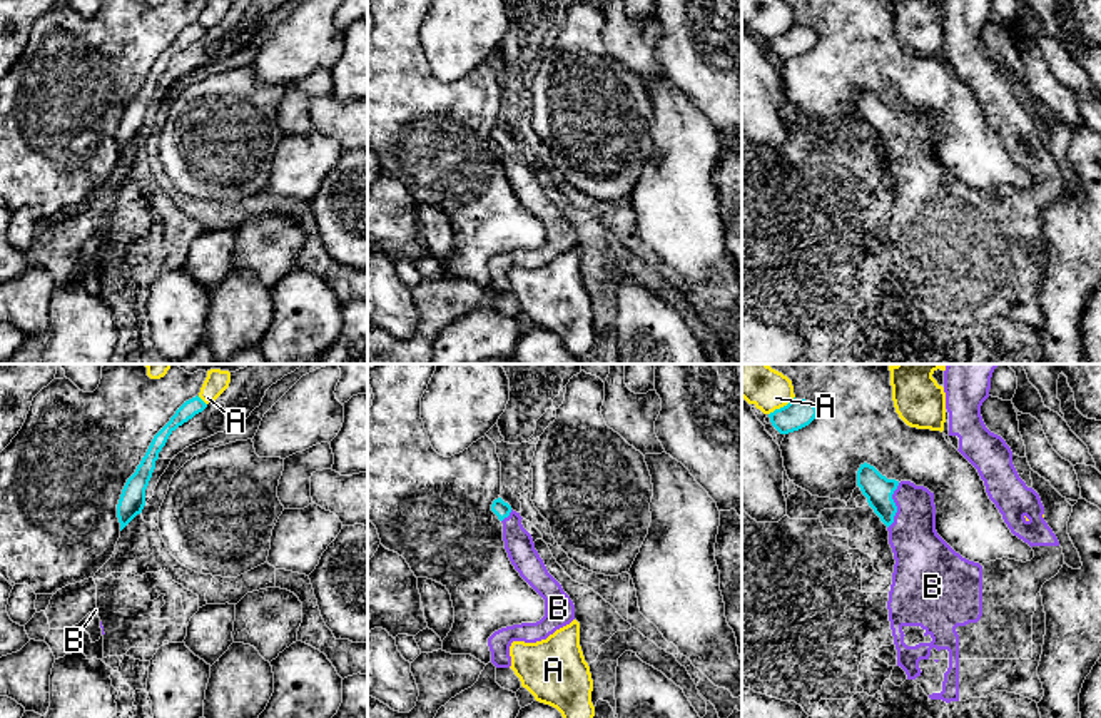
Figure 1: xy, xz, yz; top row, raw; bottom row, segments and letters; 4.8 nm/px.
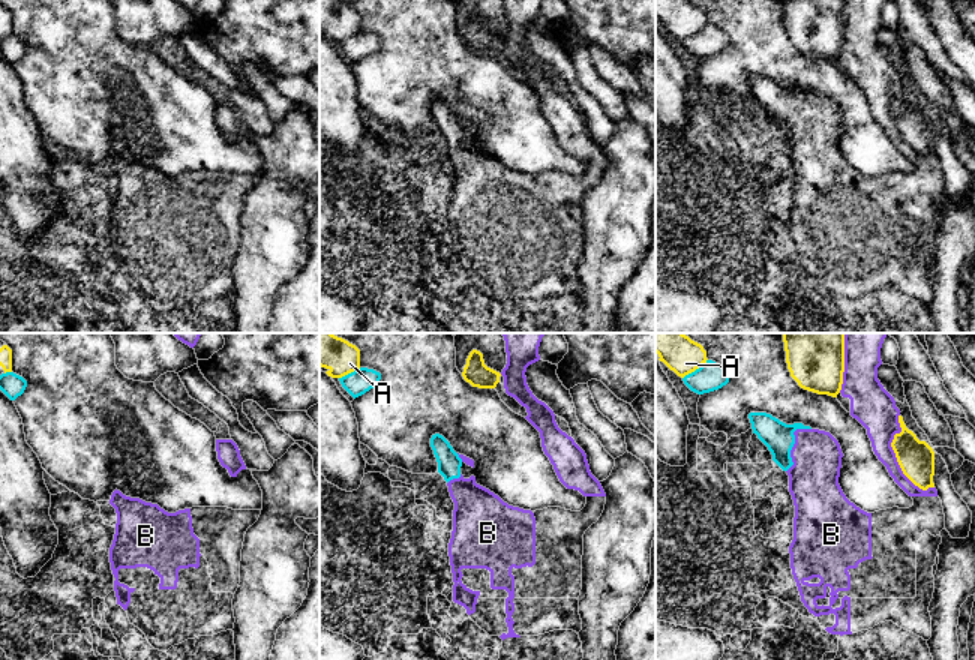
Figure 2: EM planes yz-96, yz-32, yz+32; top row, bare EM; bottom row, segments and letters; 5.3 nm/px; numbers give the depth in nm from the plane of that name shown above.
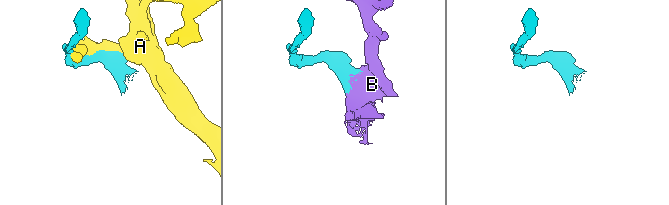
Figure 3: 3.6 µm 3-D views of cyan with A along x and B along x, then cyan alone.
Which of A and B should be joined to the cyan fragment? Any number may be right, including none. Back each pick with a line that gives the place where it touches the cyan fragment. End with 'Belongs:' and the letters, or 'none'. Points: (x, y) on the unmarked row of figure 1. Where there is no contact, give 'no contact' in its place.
B: yz (896, 132)
Belongs: B

